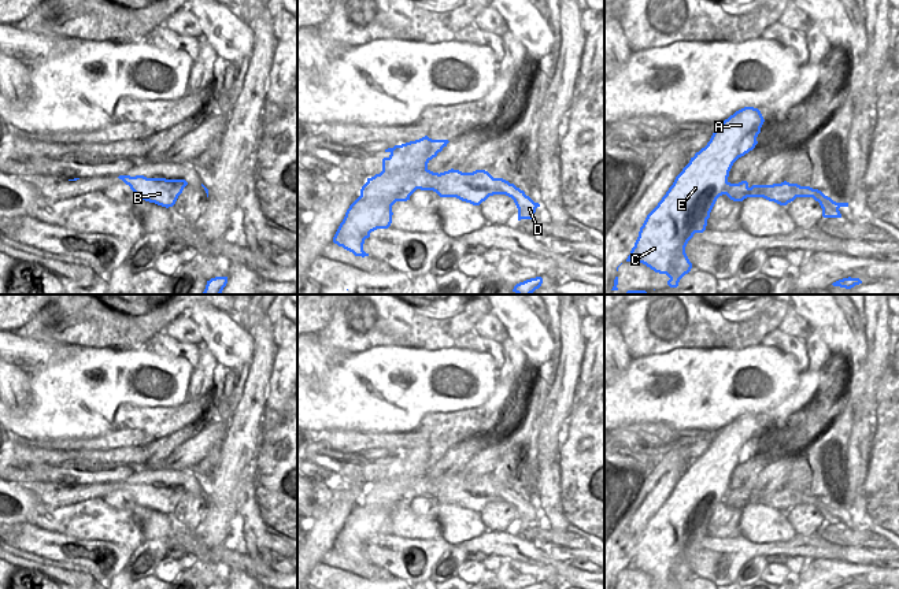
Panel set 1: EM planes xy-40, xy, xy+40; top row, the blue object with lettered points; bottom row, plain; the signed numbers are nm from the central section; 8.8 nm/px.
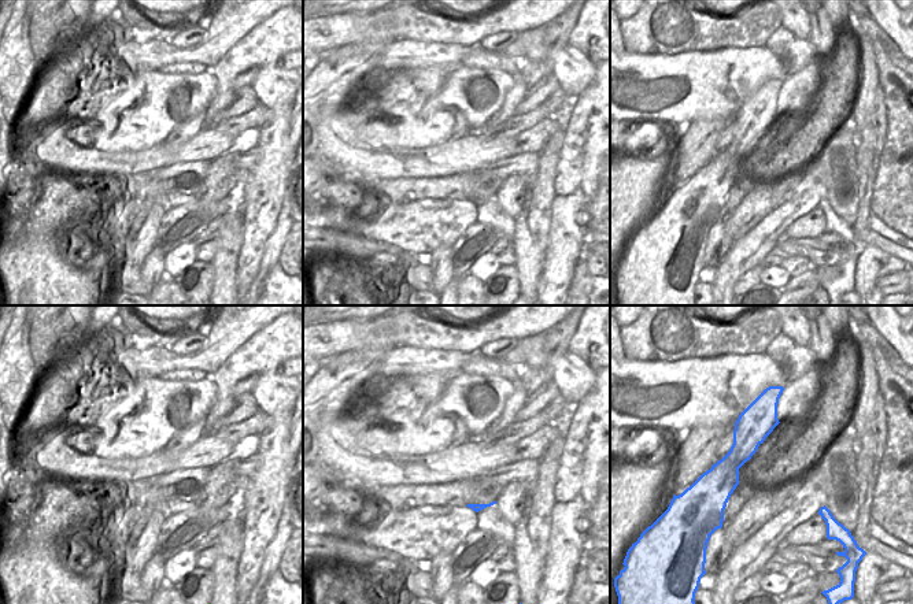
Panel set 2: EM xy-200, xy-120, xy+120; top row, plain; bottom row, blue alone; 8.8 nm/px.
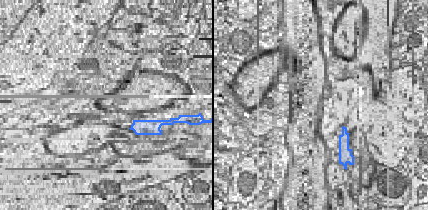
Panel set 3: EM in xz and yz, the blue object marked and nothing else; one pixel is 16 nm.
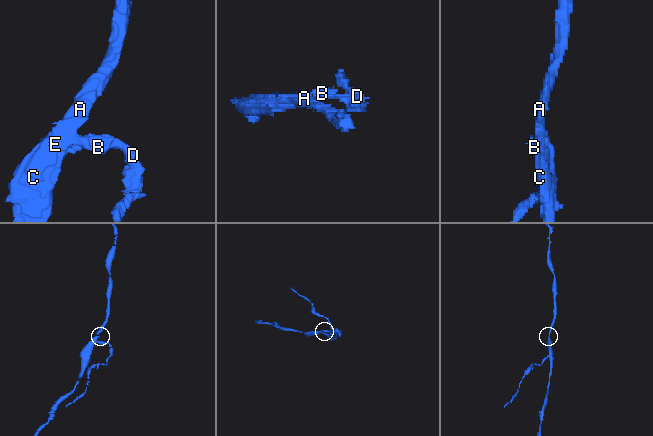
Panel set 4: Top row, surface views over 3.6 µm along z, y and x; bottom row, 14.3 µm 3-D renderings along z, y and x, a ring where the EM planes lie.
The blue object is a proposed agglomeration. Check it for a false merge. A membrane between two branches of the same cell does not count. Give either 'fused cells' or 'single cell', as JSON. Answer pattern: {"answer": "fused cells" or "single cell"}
{"answer": "fused cells"}

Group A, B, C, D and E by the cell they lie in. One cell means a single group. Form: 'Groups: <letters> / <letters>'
Groups: A C E / B D.

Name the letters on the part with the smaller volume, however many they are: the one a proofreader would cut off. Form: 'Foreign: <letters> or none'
Foreign: B, D

